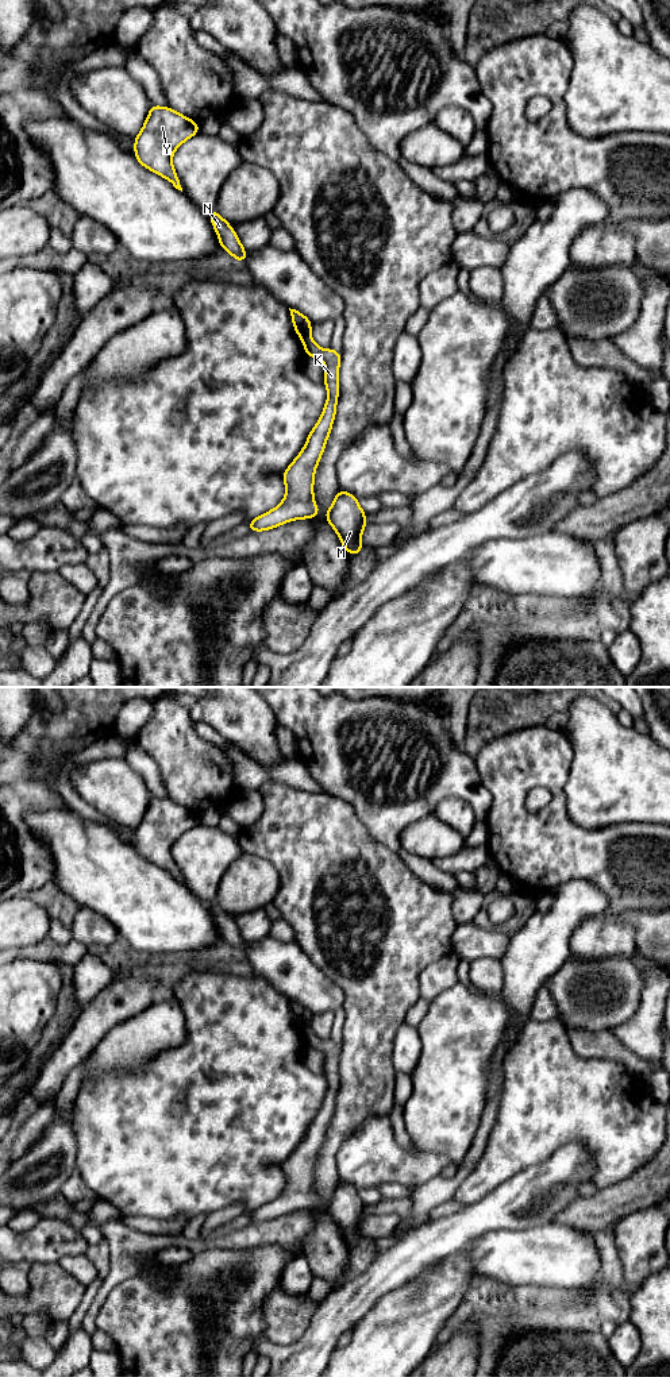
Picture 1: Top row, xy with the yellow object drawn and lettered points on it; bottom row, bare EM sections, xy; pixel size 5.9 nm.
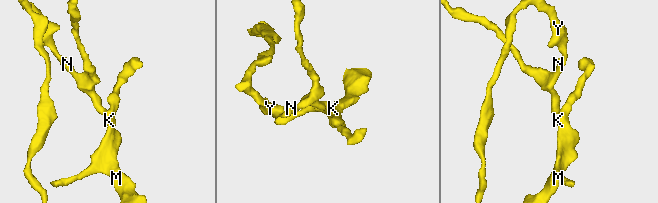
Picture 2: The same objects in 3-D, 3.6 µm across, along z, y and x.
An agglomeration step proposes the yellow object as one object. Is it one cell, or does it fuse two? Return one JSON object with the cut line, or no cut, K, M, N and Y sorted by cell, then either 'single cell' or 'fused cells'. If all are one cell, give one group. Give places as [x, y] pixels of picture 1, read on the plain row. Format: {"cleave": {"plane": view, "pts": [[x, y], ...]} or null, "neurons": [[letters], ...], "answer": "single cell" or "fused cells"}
{"cleave": null, "neurons": [["K", "M", "N", "Y"]], "answer": "single cell"}

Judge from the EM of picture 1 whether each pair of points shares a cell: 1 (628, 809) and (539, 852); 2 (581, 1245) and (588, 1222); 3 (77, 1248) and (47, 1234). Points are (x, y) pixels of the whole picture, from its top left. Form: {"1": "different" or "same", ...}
{"1": "different", "2": "different", "3": "same"}

